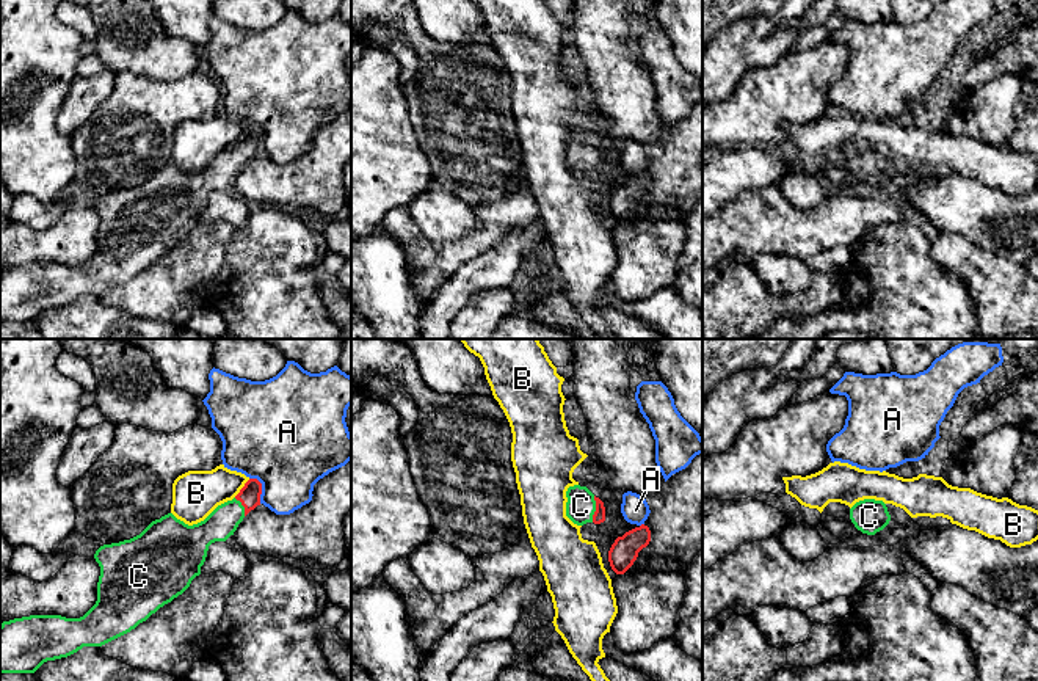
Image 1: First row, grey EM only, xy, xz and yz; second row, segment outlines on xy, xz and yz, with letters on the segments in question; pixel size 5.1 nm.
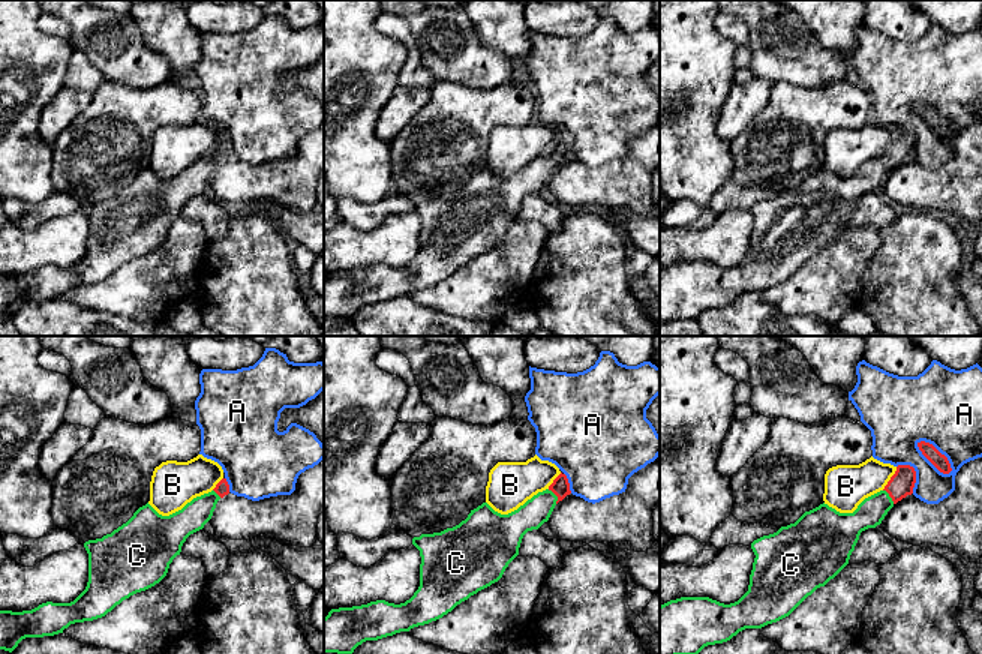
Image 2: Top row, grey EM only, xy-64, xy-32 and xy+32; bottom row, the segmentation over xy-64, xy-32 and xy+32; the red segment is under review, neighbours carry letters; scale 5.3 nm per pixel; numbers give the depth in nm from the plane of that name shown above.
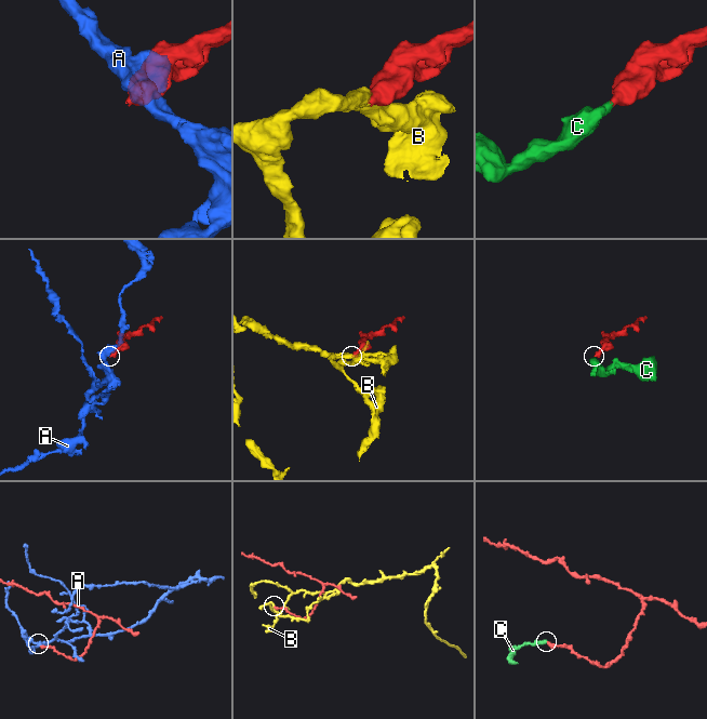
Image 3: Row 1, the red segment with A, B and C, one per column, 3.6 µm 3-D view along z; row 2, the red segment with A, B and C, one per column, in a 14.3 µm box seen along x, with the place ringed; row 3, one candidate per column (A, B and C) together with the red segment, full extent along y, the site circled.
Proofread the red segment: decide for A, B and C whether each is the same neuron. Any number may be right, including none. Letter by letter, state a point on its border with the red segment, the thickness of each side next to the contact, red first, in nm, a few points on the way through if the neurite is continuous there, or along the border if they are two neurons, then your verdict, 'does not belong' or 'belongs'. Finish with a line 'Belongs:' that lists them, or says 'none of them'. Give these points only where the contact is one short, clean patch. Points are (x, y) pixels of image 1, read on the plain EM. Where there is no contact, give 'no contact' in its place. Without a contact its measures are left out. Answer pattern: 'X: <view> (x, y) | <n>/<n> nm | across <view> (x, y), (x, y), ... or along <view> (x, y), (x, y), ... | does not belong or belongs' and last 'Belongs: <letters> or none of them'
A: xy (261, 137) | 110/460 nm | does not belong
B: xy (242, 137) | 110/240 nm | along xy (250, 127), (234, 145) | does not belong
C: xz (596, 157) | 60/150 nm | across xz (599, 163), (596, 157), (580, 154) | belongs
Belongs: C

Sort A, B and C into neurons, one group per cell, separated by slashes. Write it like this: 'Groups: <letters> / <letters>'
Groups: A / B / C

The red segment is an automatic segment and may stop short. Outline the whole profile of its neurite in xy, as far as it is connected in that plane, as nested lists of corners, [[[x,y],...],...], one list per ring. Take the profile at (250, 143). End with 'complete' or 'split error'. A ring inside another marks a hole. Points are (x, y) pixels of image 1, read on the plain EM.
[[[249,127],[232,149],[218,154],[198,173],[188,174],[172,162],[168,162],[152,169],[140,184],[130,188],[100,195],[94,202],[100,215],[96,253],[80,267],[30,264],[3,270],[0,273],[0,322],[34,322],[47,309],[67,306],[83,295],[102,295],[135,278],[190,235],[191,229],[201,223],[209,195],[215,190],[226,190],[234,184],[243,166],[260,154],[260,143],[262,132],[257,127]]] | split error

